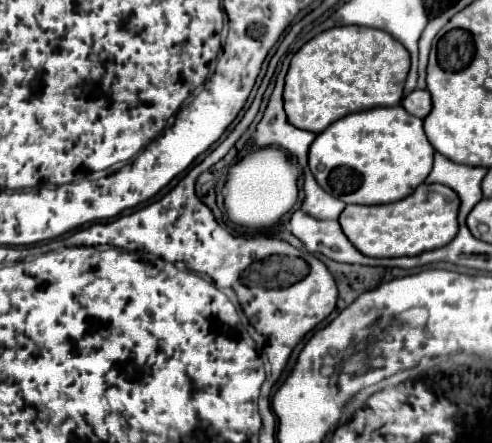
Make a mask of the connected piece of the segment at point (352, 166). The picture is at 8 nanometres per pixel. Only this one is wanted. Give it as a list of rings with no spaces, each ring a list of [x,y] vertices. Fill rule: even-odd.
[[[401,105],[395,107],[375,107],[369,111],[349,113],[341,121],[331,123],[323,133],[319,133],[309,149],[309,169],[317,183],[333,197],[343,203],[359,203],[359,205],[377,205],[377,203],[393,203],[419,187],[433,167],[433,147],[425,137],[423,121],[409,115]]]

